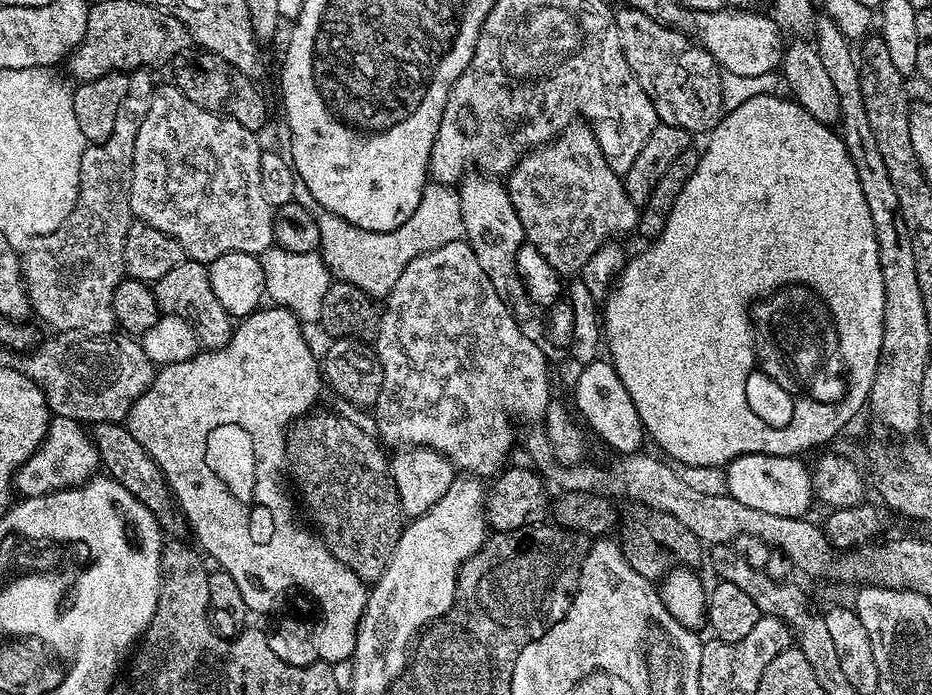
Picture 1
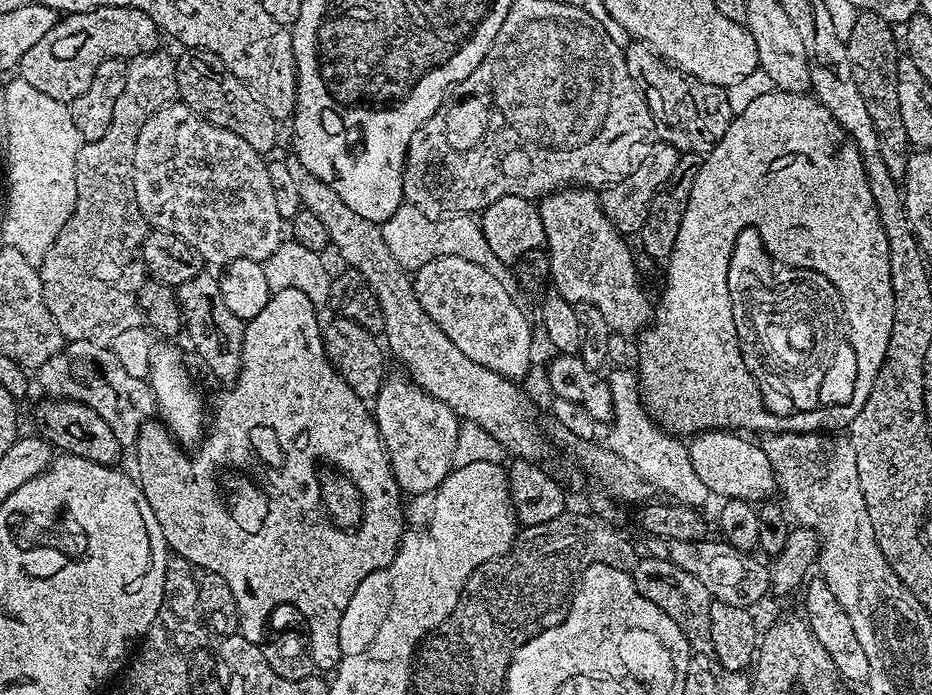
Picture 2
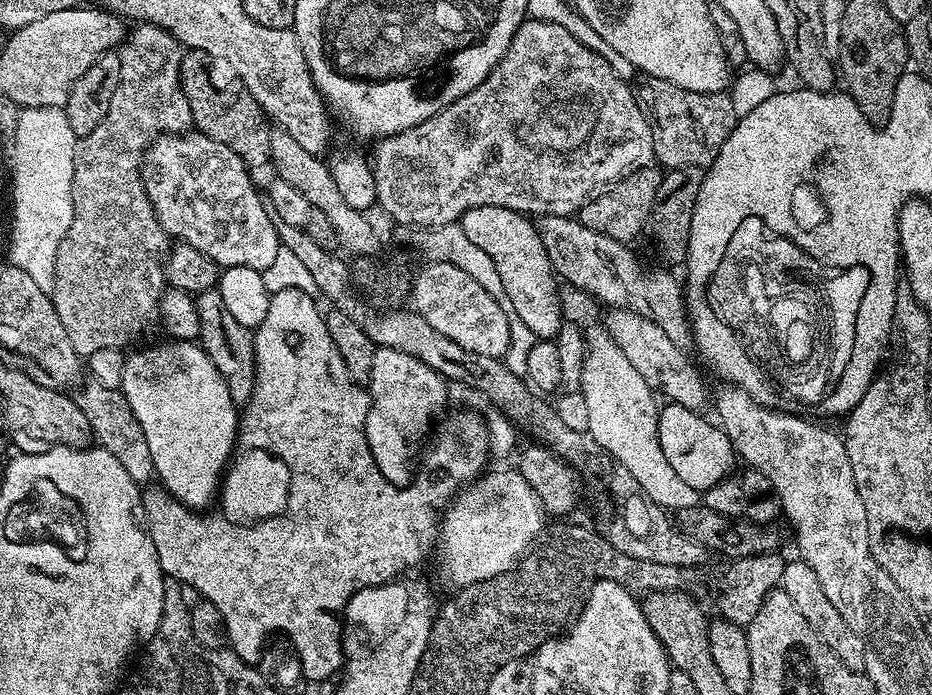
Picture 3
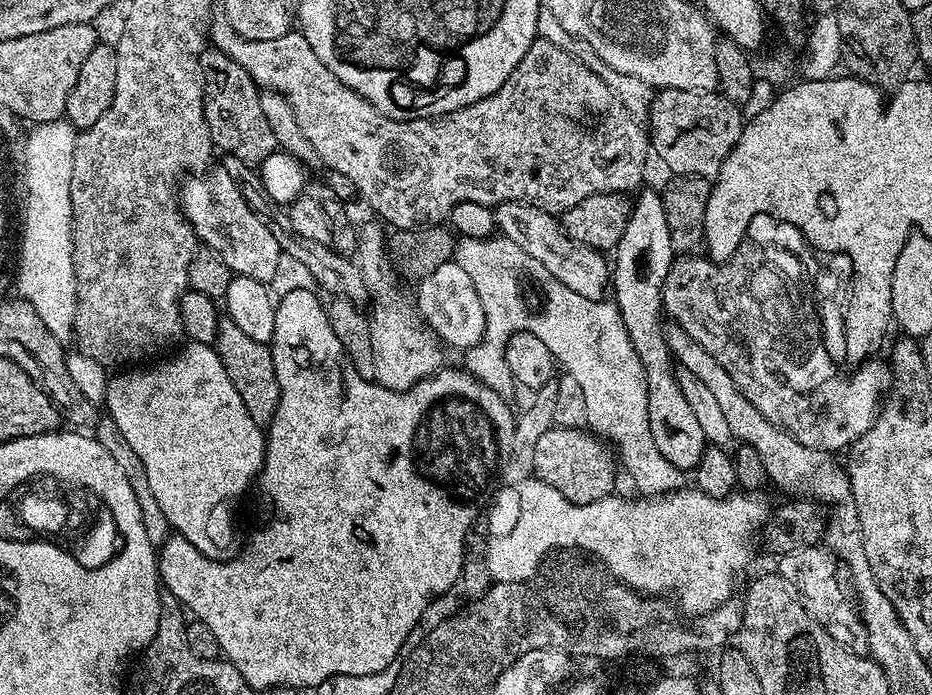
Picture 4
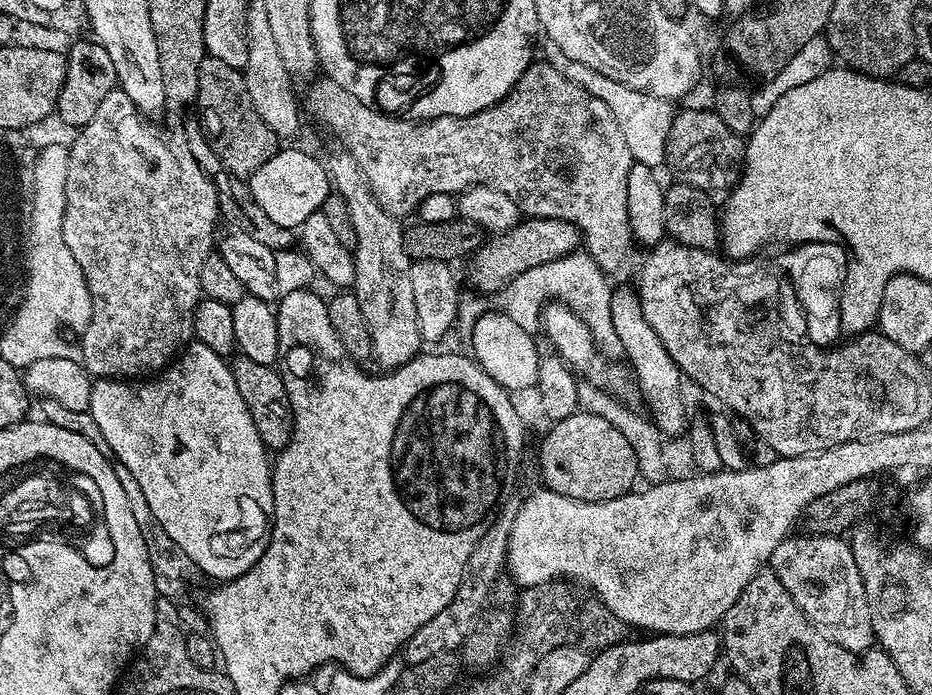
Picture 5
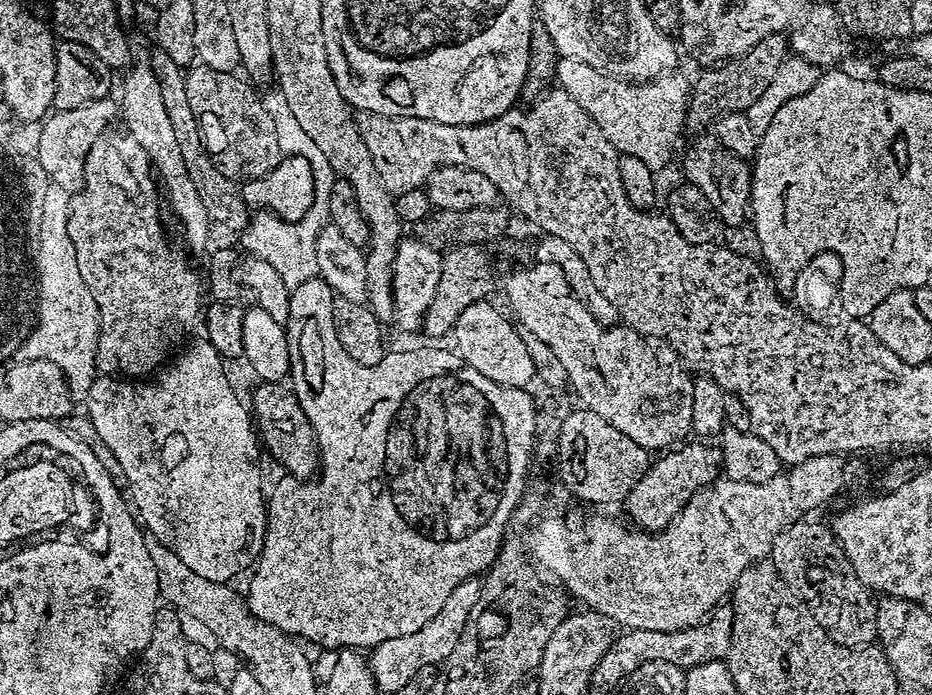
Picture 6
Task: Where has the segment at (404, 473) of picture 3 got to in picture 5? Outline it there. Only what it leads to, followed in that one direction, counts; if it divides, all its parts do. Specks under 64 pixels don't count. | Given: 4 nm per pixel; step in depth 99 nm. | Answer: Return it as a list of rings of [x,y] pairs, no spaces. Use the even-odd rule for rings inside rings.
[[[339,154],[326,160],[328,176],[335,195],[341,196],[348,203],[350,222],[354,222],[356,247],[354,259],[356,261],[356,282],[354,291],[358,298],[358,306],[362,306],[362,314],[366,317],[366,326],[370,326],[372,339],[372,355],[375,363],[380,363],[384,370],[395,370],[401,364],[410,362],[421,351],[422,337],[418,310],[414,306],[414,282],[412,281],[413,259],[409,256],[404,245],[404,228],[397,217],[391,216],[374,198],[358,162],[347,154]]]

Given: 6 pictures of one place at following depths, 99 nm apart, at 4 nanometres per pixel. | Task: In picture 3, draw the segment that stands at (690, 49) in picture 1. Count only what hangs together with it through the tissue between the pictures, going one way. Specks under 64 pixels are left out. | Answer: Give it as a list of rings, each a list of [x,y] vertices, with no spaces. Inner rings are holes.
[[[653,76],[643,81],[644,88],[636,88],[634,95],[652,131],[652,151],[665,169],[703,168],[718,158],[722,142],[730,138],[738,117],[734,114],[731,95],[724,92],[695,92],[682,90]]]

